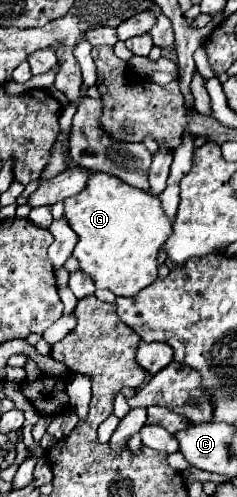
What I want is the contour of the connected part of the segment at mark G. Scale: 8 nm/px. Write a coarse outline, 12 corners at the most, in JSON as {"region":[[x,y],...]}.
{"region":[[88,172],[64,200],[80,270],[116,296],[156,280],[158,198]]}

